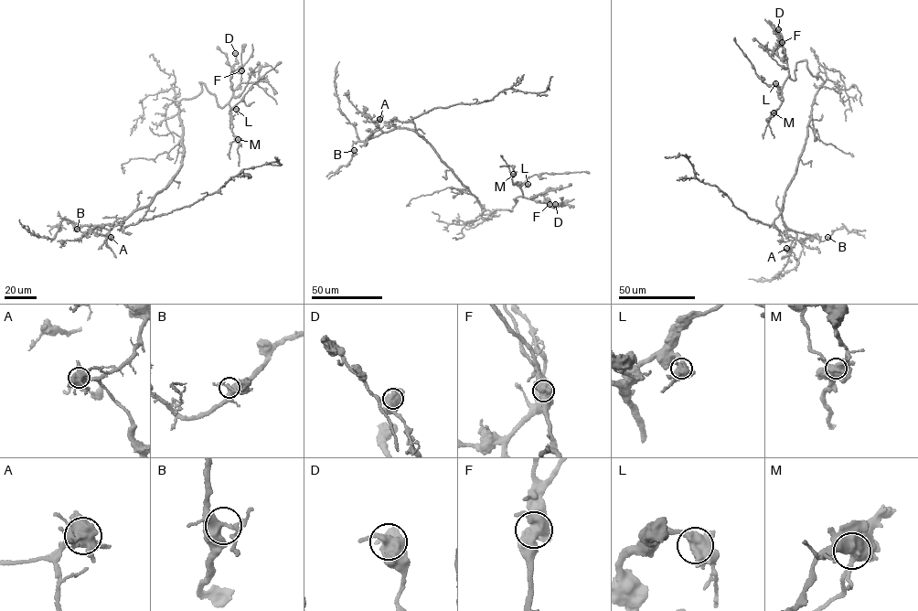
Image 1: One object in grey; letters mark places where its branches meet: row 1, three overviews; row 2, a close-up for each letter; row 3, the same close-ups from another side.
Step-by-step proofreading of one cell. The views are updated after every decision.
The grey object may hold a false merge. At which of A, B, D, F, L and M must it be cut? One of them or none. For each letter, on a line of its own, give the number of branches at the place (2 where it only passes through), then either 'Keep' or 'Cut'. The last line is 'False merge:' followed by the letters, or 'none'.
A: Branches: 4. Keep
B: Branches: 4. Keep
D: Branches: 4. Keep
F: Branches: 5. Keep
L: Branches: 4. Keep
M: Branches: 4. Keep
False merge: none

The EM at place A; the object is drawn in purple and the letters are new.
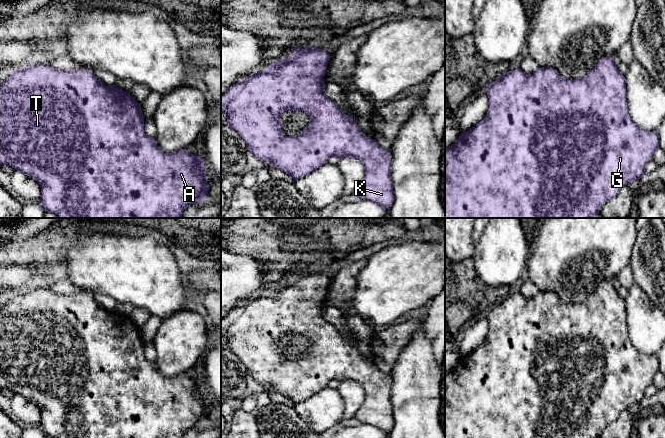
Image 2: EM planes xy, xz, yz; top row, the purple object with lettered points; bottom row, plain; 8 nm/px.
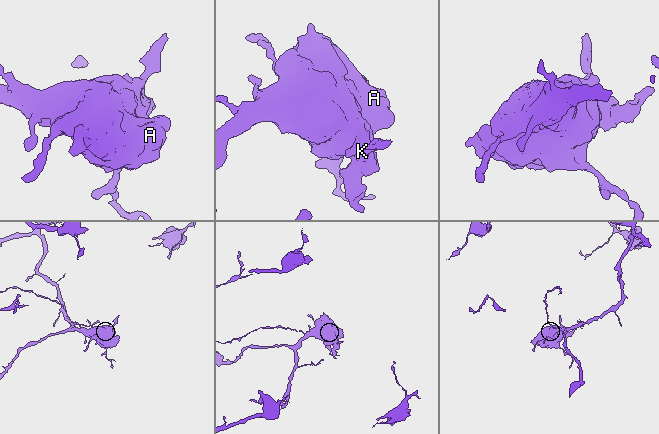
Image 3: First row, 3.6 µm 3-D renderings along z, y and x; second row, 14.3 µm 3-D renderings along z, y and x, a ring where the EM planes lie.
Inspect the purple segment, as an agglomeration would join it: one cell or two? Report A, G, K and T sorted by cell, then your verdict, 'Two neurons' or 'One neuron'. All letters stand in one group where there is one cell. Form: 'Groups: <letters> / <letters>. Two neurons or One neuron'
Groups: A G K T. One neuron

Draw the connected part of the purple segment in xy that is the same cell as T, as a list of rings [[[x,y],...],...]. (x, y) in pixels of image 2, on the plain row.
[[[49,288],[15,294],[0,309],[0,389],[9,389],[35,403],[41,411],[42,430],[46,436],[56,438],[182,438],[188,430],[203,425],[209,415],[206,388],[202,381],[193,379],[187,372],[172,377],[160,375],[155,362],[145,358],[141,328],[130,316],[101,307],[92,294],[59,294]]]

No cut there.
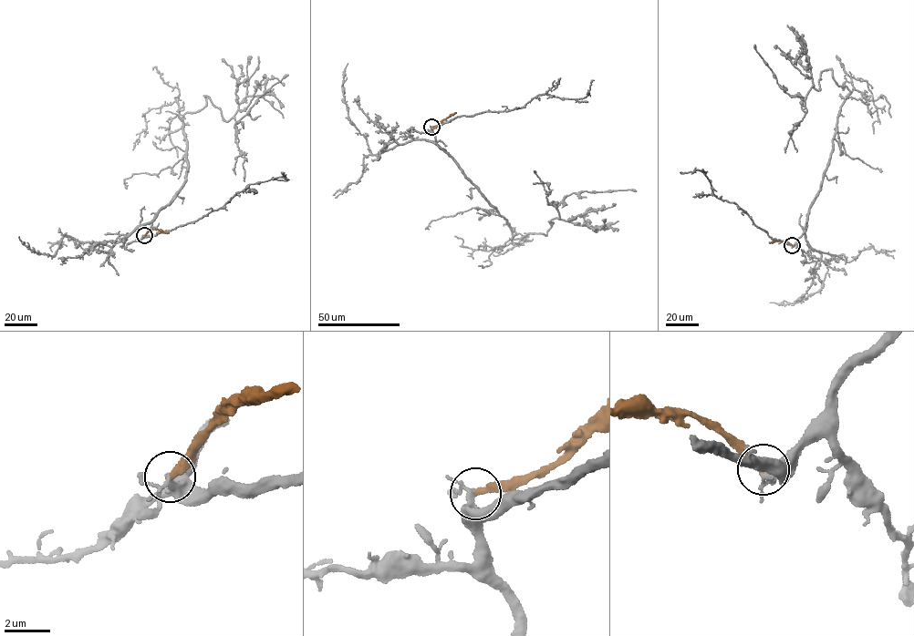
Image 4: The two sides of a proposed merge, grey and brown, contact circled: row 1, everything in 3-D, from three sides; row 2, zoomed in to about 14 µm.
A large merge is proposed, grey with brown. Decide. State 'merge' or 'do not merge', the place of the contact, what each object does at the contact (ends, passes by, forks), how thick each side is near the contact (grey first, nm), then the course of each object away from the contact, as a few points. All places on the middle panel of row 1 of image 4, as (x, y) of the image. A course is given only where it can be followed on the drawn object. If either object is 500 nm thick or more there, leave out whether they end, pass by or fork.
do not merge; place (431, 127); grey forks; brown ends; calibres 140 and 300 nm; course grey (431, 127), (514, 239), (545, 235), (558, 203), (575, 192), (636, 191); course brown (431, 127), (455, 112)

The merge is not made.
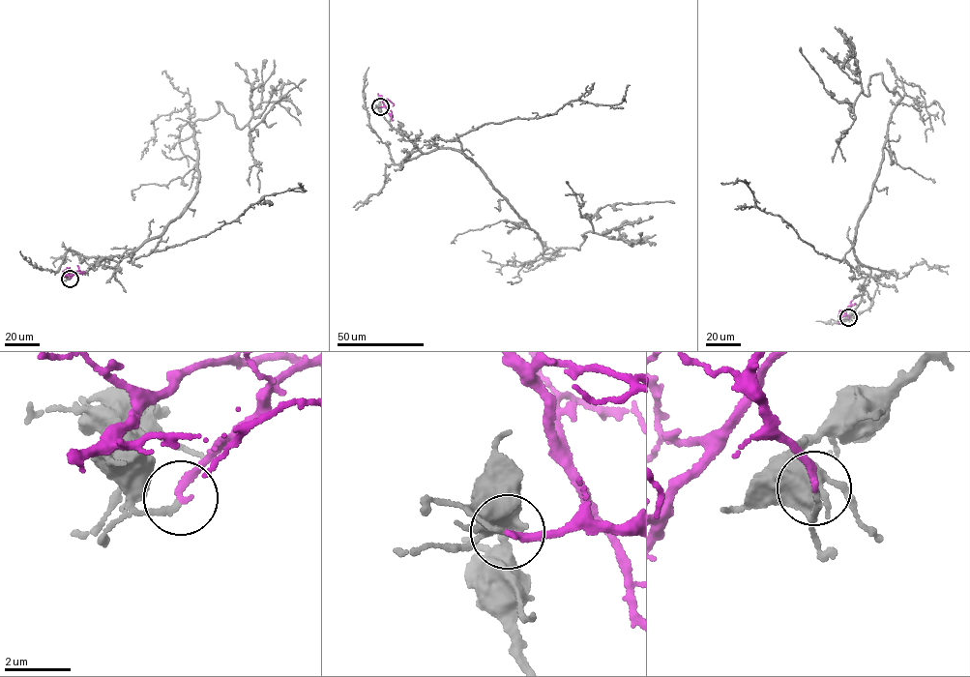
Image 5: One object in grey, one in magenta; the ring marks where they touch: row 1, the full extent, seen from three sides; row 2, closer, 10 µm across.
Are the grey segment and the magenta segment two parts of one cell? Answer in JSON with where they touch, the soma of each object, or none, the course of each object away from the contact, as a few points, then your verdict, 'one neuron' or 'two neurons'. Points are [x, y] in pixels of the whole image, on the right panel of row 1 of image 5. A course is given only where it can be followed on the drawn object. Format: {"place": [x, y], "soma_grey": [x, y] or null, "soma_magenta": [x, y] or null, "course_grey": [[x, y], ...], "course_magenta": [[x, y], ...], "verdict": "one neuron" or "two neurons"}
{"place": [848, 317], "soma_grey": null, "soma_magenta": null, "course_grey": [[848, 317], [870, 272], [854, 252], [856, 229], [900, 97], [878, 73], [869, 95], [838, 102], [800, 47]], "course_magenta": [[848, 317], [846, 309], [851, 305], [839, 319], [838, 315], [842, 311]], "verdict": "one neuron"}

